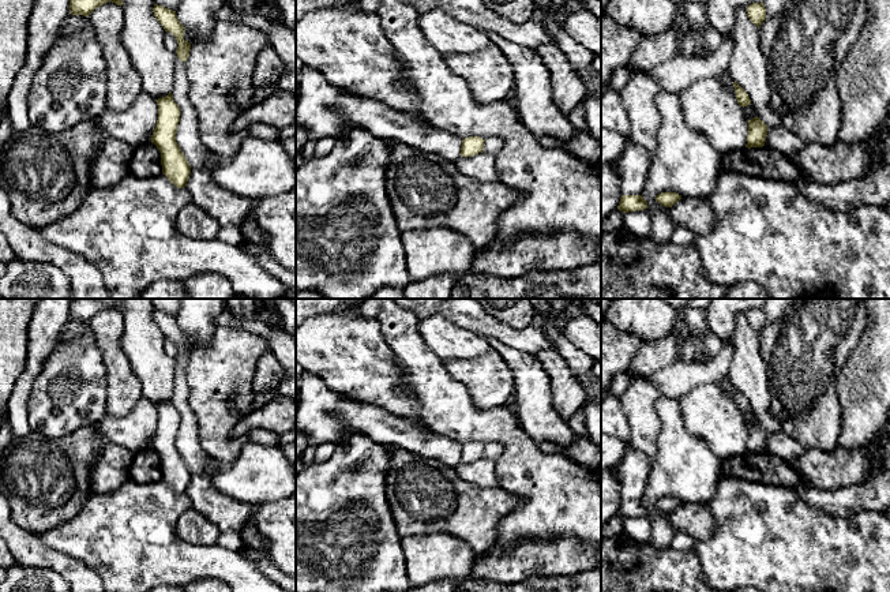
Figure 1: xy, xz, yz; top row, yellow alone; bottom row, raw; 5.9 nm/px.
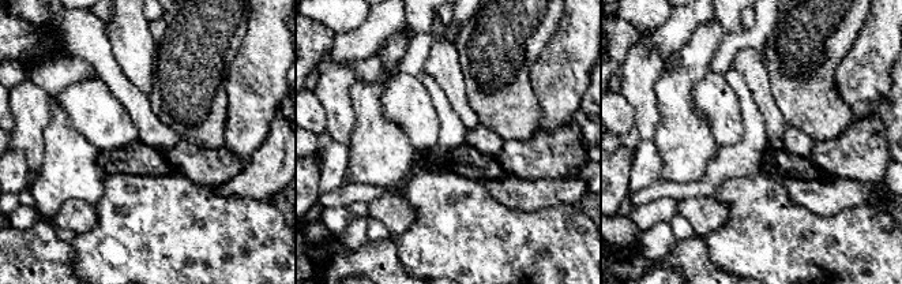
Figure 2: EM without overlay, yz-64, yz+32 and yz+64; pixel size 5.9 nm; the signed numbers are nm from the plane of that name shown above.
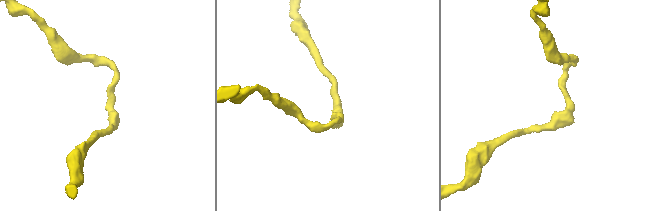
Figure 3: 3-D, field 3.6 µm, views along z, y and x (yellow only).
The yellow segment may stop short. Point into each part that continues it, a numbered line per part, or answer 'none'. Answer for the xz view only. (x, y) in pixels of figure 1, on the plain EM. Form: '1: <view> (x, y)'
none

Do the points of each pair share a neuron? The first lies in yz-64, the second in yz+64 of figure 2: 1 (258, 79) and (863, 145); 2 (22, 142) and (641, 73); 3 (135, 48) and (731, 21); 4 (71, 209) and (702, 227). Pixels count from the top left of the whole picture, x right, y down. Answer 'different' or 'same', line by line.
1: different
2: same
3: different
4: same

